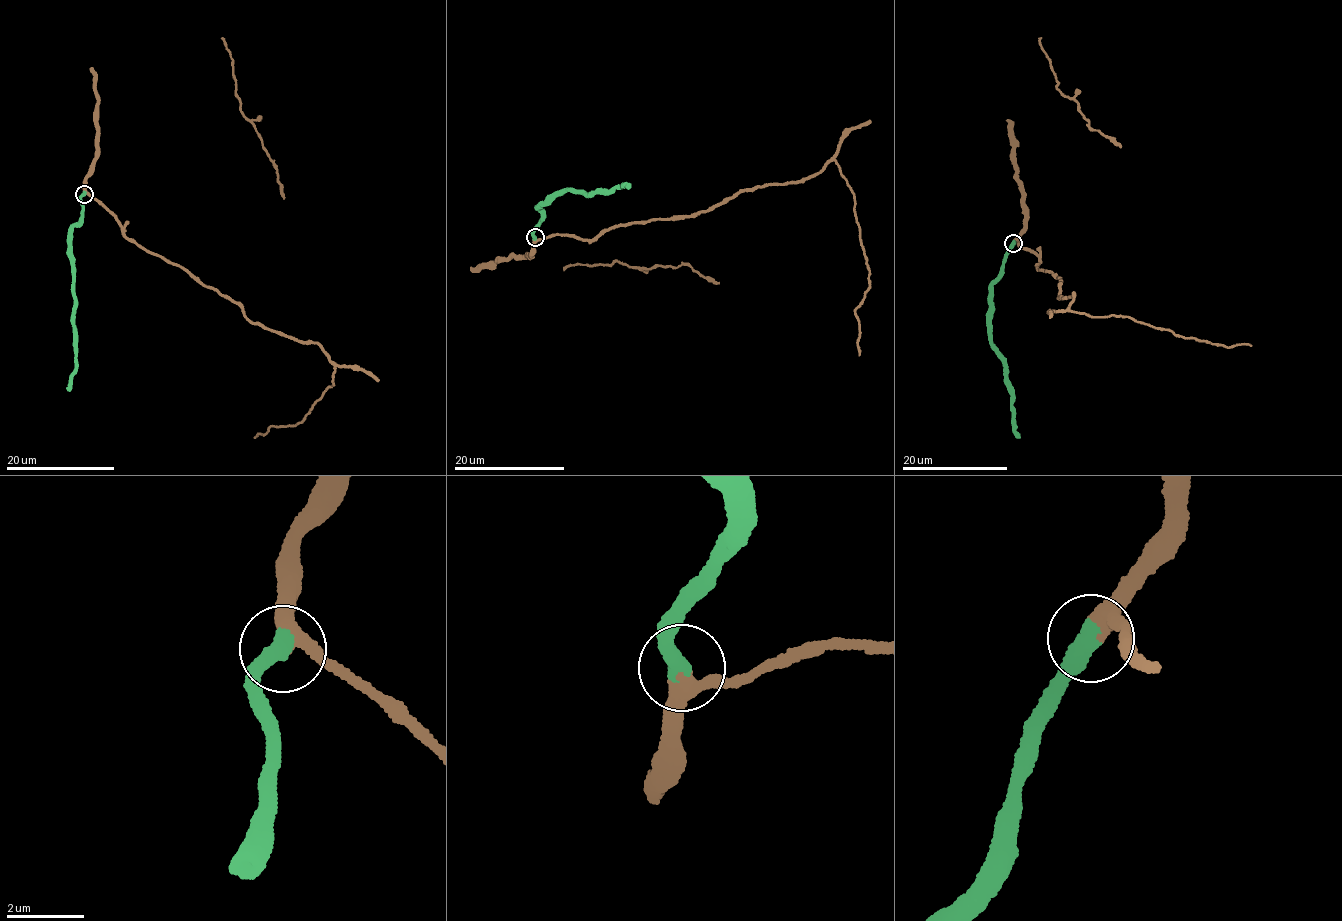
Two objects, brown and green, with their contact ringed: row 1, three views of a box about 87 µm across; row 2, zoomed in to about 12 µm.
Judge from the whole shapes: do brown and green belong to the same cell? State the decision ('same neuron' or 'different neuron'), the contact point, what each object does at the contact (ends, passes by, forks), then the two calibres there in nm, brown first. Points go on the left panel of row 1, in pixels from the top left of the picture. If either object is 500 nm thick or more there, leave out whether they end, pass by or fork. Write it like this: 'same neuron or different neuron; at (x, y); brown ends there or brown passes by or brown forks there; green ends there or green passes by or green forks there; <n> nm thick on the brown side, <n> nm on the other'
same neuron; at (84, 194); brown passes by; green ends there; 320 nm thick on the brown side, 480 nm on the other

